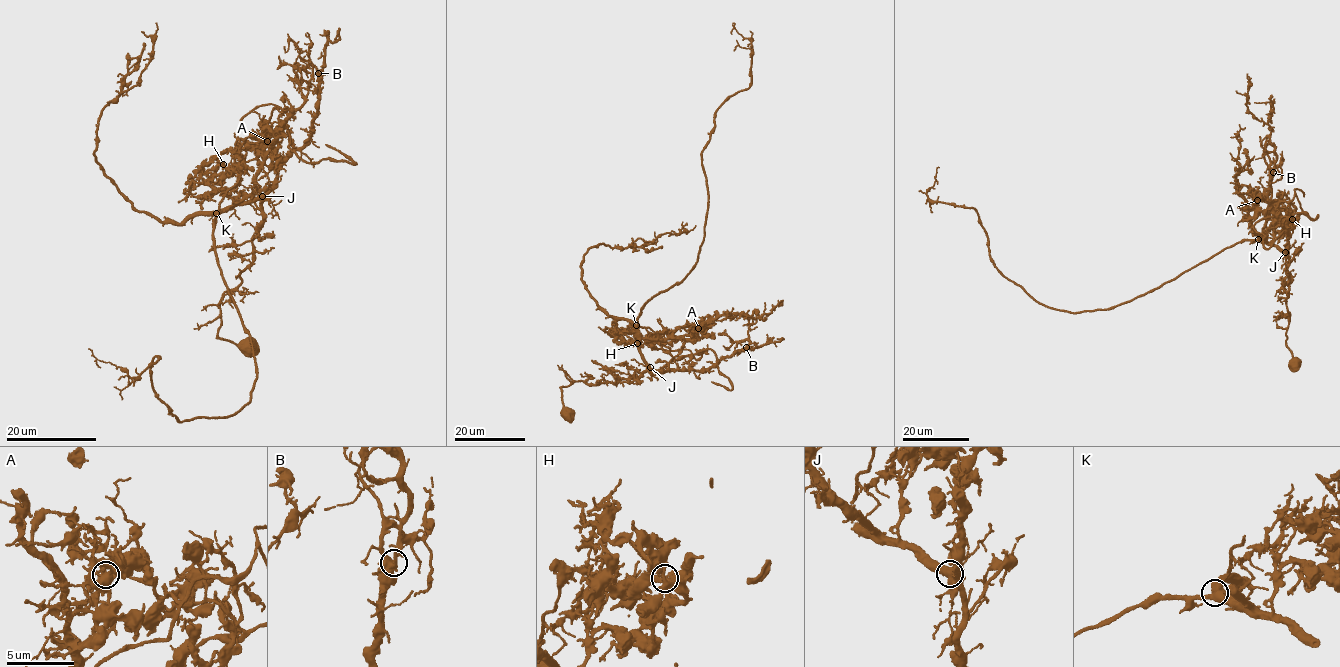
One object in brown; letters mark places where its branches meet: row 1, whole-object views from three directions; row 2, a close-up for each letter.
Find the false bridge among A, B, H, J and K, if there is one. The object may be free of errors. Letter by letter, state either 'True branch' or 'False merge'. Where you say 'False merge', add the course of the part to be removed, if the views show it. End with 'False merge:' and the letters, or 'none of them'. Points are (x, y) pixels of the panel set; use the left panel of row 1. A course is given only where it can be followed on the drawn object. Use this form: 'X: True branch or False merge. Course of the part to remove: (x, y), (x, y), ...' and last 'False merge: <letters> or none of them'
A: False merge. Course of the part to remove: (267, 141), (258, 144), (279, 107), (288, 117), (288, 147), (299, 158), (355, 164), (325, 144)
B: True branch
H: True branch
J: True branch
K: True branch
False merge: A

